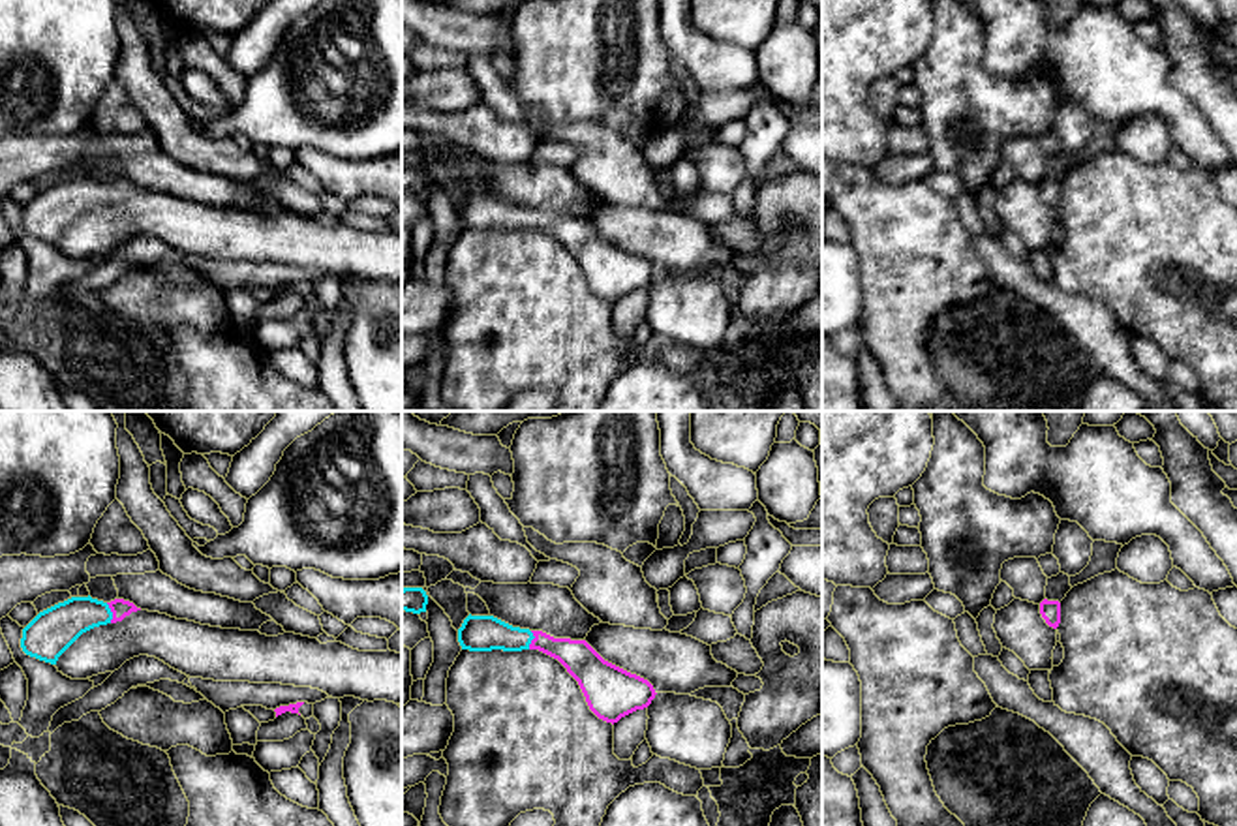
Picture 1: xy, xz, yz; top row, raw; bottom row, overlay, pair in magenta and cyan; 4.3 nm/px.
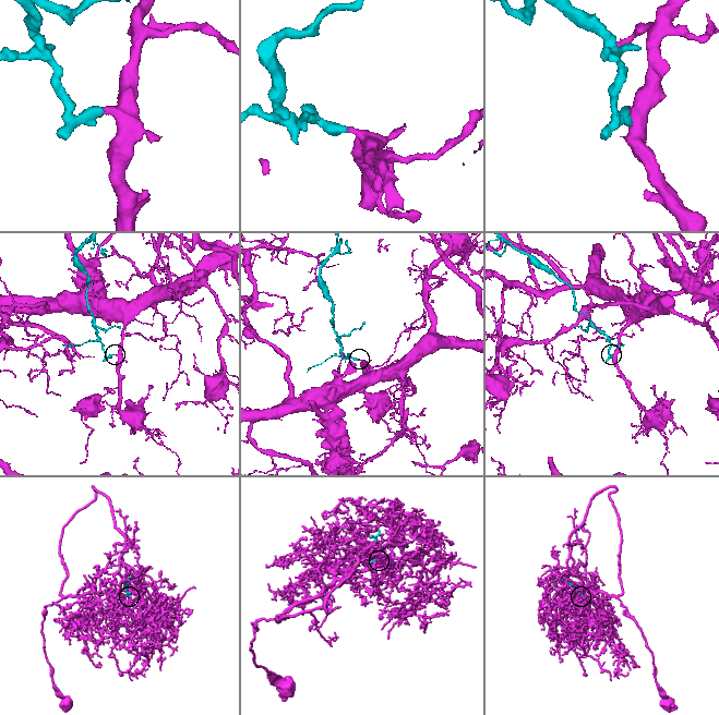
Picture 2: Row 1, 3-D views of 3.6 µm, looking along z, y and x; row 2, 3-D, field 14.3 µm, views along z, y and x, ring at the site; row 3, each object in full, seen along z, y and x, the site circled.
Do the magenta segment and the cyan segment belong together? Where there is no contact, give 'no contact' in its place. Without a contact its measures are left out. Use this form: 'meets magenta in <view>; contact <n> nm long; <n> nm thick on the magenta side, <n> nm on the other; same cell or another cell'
meets magenta in xy; contact 90 nm long; 80 nm thick on the magenta side, 190 nm on the other; same cell

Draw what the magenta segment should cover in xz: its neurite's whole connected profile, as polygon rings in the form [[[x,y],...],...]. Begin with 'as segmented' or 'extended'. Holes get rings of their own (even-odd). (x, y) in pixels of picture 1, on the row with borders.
extended | [[[467,616],[458,629],[462,650],[539,650],[557,659],[578,681],[589,710],[606,723],[644,710],[655,698],[653,685],[608,661],[586,640],[554,638],[542,631],[512,627],[494,616]]]

